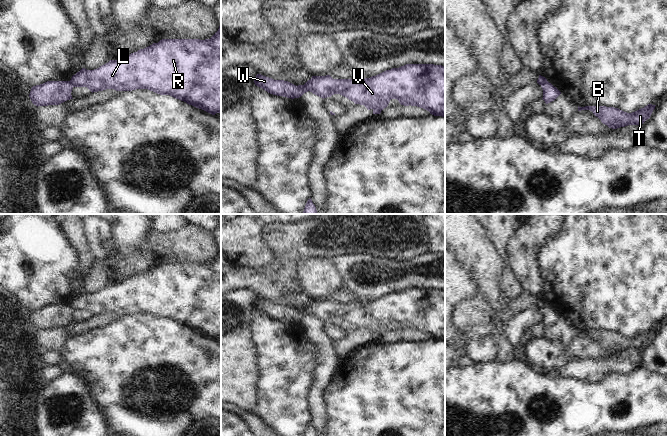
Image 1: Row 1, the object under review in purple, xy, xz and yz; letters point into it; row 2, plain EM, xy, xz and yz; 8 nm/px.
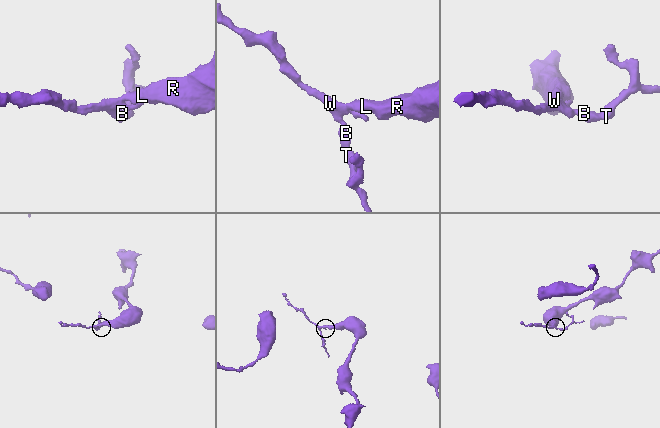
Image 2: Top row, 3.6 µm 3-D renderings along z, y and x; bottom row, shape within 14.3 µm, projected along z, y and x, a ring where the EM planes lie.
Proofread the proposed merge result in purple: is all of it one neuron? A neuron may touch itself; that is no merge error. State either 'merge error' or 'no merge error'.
merge error

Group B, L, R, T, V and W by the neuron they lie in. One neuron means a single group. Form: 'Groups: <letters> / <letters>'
Groups: B T W / L R V.

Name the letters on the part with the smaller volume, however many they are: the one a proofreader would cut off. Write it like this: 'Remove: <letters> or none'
Remove: B, T, W

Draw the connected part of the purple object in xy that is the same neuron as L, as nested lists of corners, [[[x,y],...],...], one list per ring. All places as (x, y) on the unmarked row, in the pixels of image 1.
[[[221,249],[210,263],[162,263],[121,283],[110,284],[97,293],[82,292],[70,306],[74,311],[87,311],[92,317],[106,313],[148,313],[170,319],[212,339],[221,337]]]

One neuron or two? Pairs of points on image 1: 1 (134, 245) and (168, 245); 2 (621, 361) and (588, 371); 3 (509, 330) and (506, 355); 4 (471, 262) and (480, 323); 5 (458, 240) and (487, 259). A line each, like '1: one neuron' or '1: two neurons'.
1: two neurons
2: one neuron
3: two neurons
4: two neurons
5: one neuron

